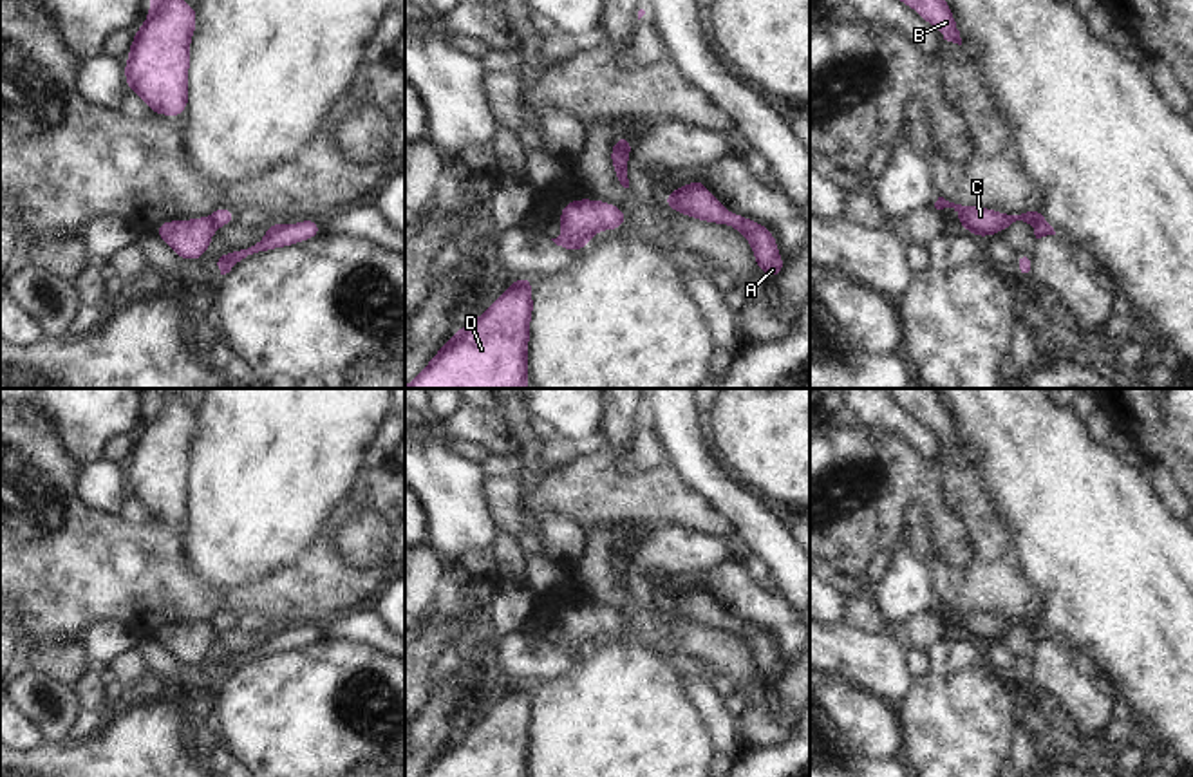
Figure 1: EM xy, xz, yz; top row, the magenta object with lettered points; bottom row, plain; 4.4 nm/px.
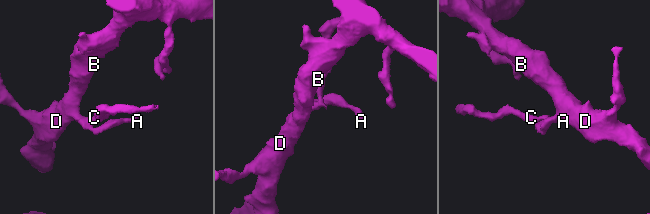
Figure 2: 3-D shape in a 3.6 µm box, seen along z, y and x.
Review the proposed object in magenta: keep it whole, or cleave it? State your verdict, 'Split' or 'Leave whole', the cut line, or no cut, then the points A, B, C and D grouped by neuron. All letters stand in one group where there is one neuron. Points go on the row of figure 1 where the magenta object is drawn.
Split. Split along yz (1045, 219), (1033, 226). Groups: A B D / C

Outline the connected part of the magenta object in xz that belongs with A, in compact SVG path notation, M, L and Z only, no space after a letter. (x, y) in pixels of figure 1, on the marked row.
M690 179L687 186L665 193L663 201L672 211L685 217L734 228L748 240L756 266L768 278L777 278L783 273L784 260L779 255L779 244L768 226L728 211L700 179Z

